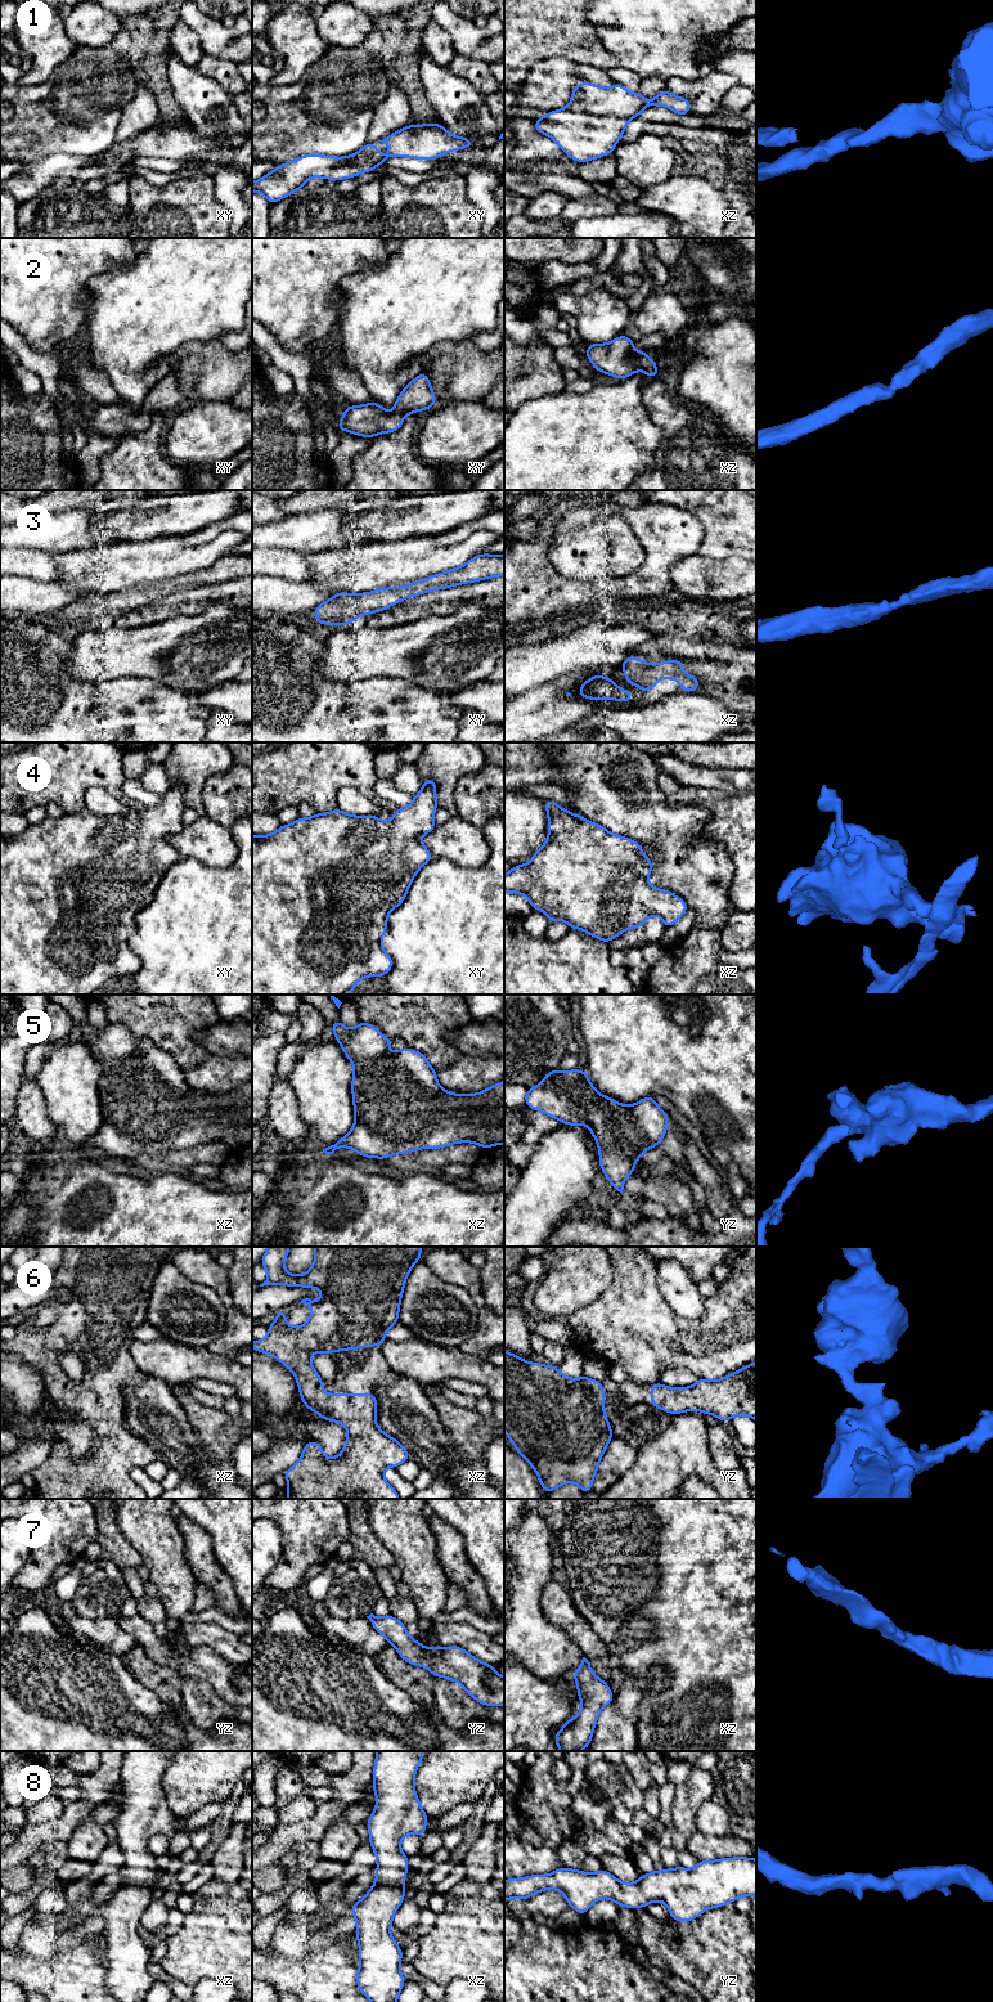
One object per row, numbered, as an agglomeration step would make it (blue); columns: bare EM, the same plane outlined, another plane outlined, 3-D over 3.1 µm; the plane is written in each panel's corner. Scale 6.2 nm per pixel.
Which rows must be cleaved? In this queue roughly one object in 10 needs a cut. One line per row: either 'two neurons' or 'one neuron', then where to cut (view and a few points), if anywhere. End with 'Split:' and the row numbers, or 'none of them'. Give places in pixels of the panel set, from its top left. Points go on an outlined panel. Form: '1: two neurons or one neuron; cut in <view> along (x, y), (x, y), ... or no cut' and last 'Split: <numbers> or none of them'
1: one neuron; no cut
2: one neuron; no cut
3: one neuron; no cut
4: one neuron; no cut
5: one neuron; no cut
6: one neuron; no cut
7: one neuron; no cut
8: one neuron; no cut
Split: none of them

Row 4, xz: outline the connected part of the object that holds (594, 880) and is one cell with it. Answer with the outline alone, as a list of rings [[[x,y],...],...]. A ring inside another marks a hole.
[[[544,799],[548,839],[533,854],[530,863],[513,866],[504,875],[504,892],[525,895],[533,910],[543,911],[549,923],[563,920],[606,944],[625,929],[643,928],[650,916],[659,915],[664,928],[675,924],[688,910],[687,903],[669,890],[653,888],[647,879],[652,862],[641,844],[610,832],[603,826]]]

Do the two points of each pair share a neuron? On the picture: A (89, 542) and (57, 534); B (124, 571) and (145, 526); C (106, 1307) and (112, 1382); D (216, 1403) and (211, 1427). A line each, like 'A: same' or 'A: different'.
A: same
B: different
C: same
D: different

